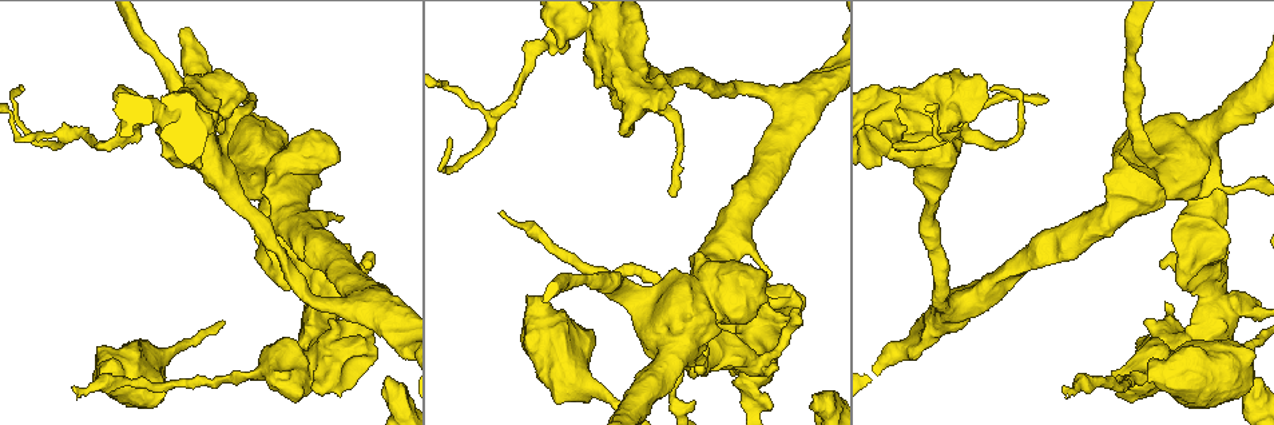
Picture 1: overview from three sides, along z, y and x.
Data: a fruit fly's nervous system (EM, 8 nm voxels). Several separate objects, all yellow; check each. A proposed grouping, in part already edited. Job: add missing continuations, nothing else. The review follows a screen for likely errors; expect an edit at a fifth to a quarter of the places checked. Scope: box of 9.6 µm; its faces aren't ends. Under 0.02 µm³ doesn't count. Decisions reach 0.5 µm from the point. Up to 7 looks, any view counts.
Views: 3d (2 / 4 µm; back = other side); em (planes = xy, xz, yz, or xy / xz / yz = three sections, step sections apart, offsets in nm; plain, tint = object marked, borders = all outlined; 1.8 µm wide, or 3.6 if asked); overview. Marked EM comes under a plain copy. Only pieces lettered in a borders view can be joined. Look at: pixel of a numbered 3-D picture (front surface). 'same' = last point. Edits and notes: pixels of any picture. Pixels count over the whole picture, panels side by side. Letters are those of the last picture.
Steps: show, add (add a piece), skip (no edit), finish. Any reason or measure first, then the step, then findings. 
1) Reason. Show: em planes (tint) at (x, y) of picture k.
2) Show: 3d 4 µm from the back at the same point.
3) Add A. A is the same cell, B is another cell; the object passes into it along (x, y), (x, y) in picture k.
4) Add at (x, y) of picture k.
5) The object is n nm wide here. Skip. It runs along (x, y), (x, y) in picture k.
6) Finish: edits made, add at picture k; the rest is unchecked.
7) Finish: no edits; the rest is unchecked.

Thick end. Show: em 3.6 µm xz step 16 (borders) at (340, 396) of picture 1.

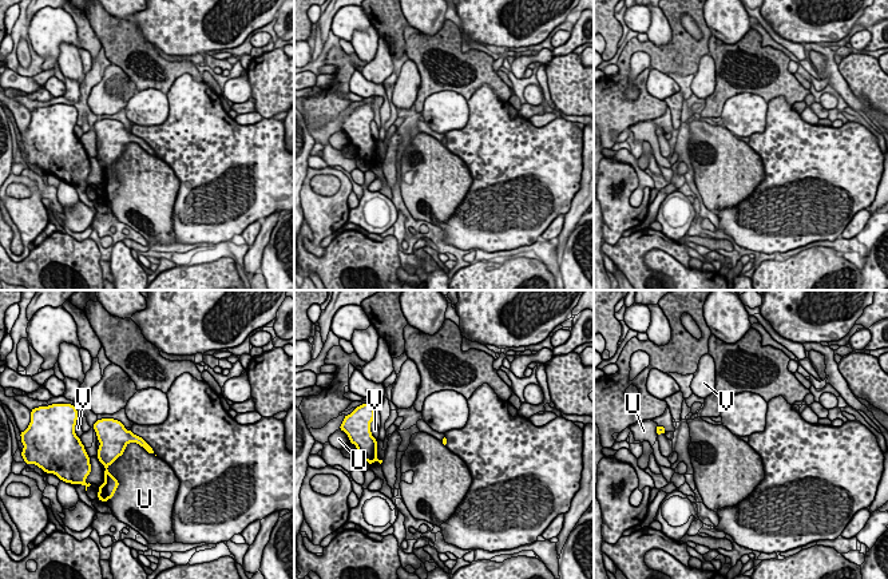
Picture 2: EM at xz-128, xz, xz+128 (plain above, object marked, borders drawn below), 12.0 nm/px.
Skip. U and V are other cells; a border runs along (155, 455), (129, 443), (107, 466) in picture 2; none of them fits.

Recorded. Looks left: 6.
An open end. Show: 3d 2 µm from the back at (1166, 304) of picture 1.

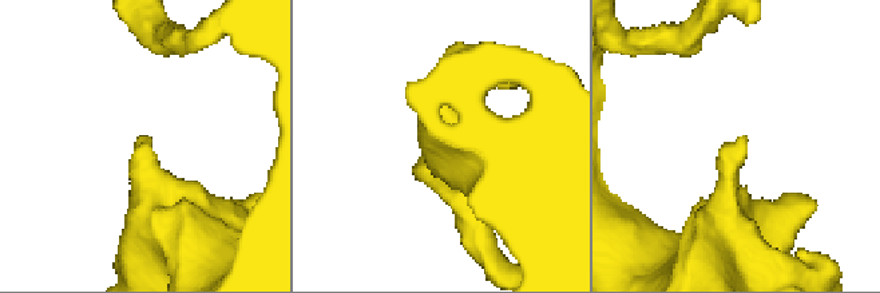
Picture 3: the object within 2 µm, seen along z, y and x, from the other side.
Now the EM. Show: em planes (borders) at (744, 138) of picture 3.

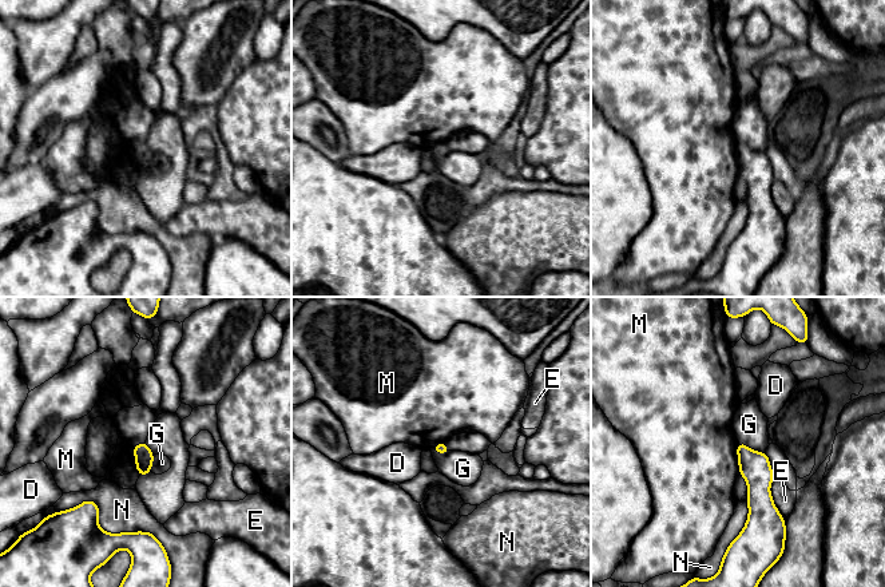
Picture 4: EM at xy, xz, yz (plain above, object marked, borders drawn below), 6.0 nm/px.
Skip. D, E, G, M and N are other cells; a border runs along (738, 441), (765, 452) in picture 4; no lettered piece goes on from it.

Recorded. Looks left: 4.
Thick end. Show: em xz step 4 (borders) at (387, 376) of picture 1.

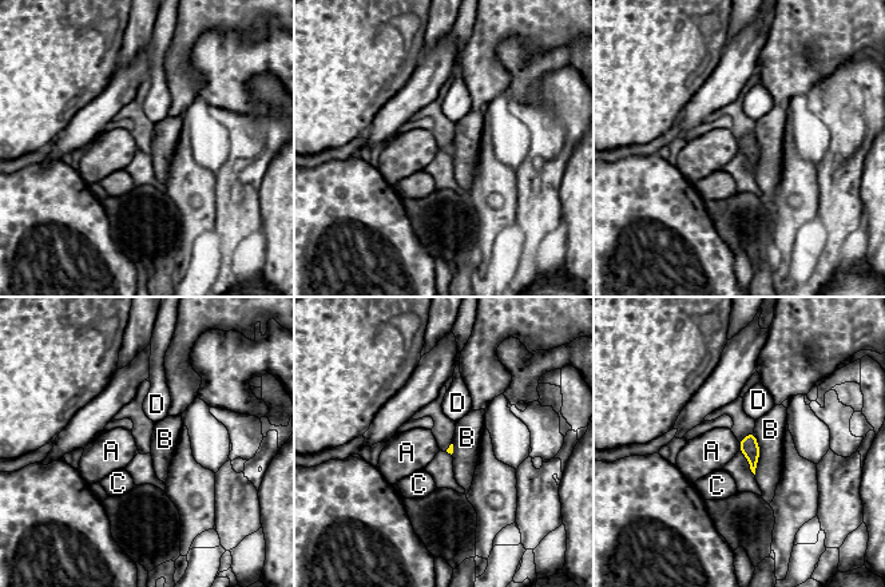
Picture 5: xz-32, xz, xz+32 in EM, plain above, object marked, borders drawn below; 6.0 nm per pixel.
The longest contact is with B, 260 nm. Skip. A, B, C and D are other cells; a border runs along (738, 443), (739, 449) in picture 5; no lettered piece goes on from it.

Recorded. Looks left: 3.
Finish: no edits; the rest is unchecked.

